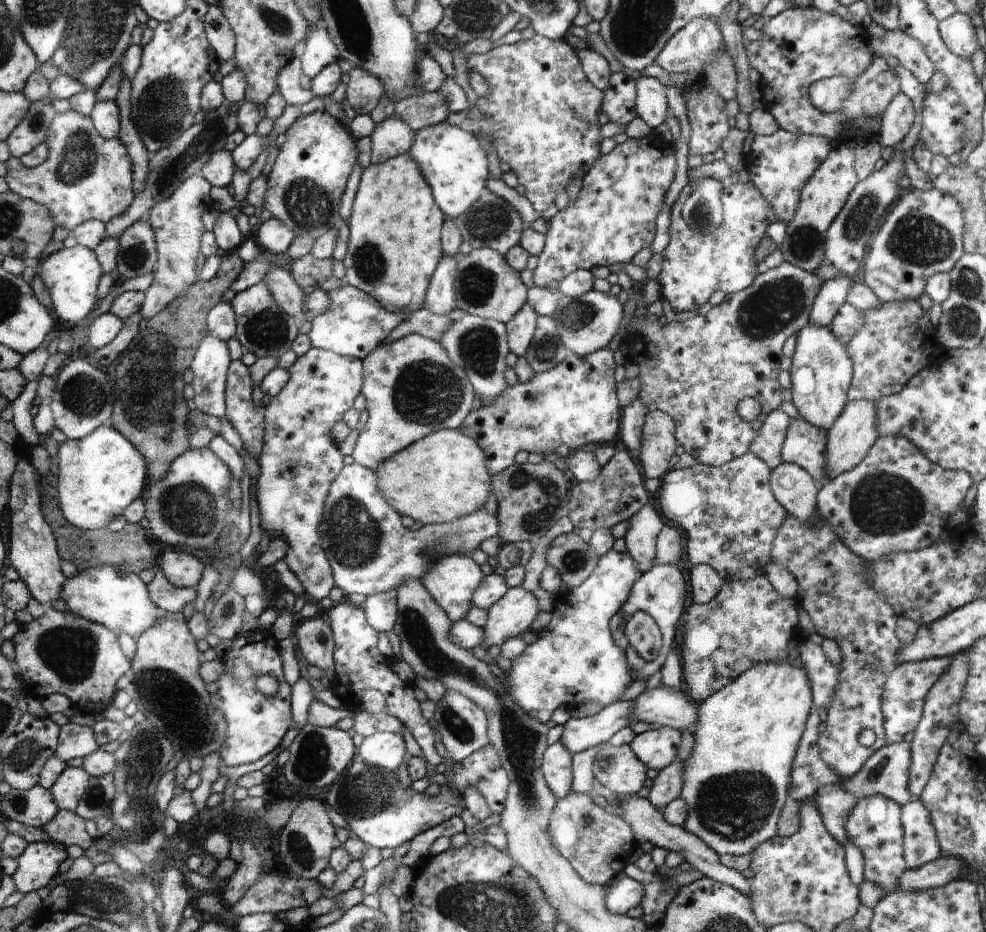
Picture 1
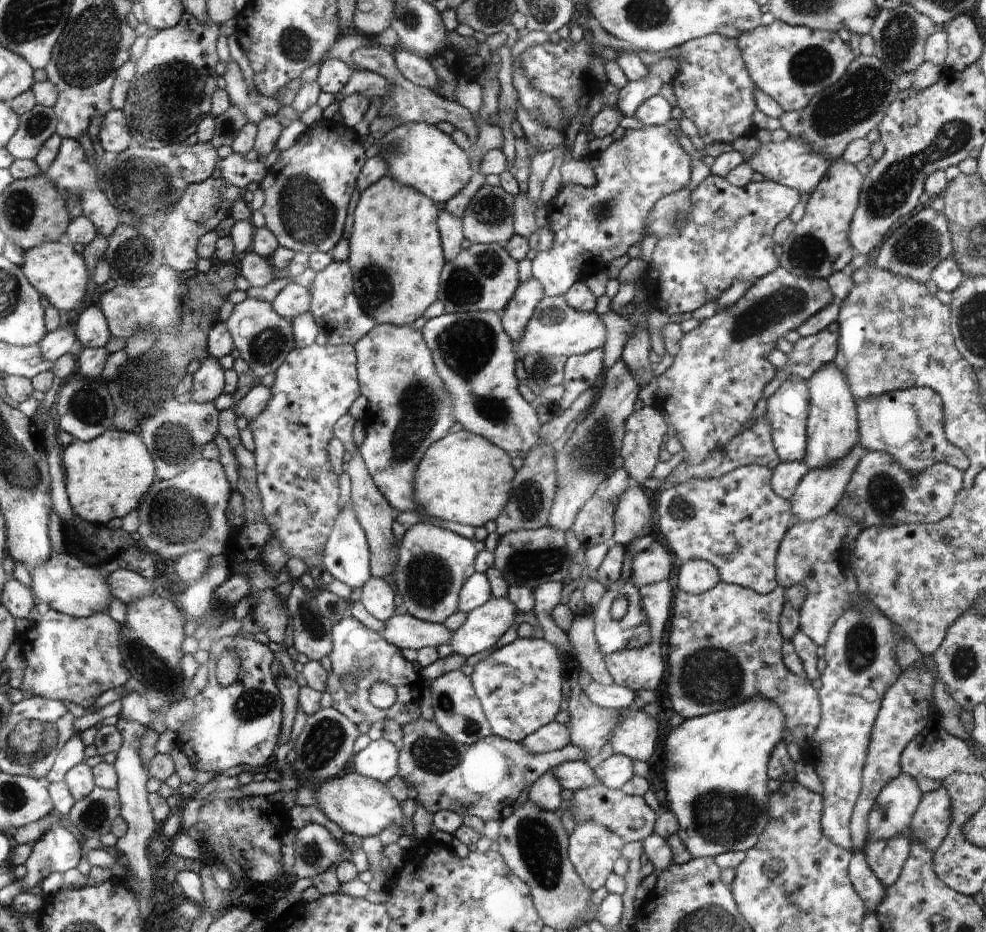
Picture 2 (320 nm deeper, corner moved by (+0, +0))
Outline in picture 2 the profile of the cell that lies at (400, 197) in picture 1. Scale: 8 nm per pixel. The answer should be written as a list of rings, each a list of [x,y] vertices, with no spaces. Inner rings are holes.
[[[389,174],[380,178],[375,184],[370,184],[366,190],[360,193],[358,205],[356,209],[352,210],[353,232],[348,240],[349,259],[347,262],[352,270],[354,294],[358,298],[358,303],[362,311],[366,312],[368,316],[372,316],[377,324],[387,323],[394,324],[395,326],[413,325],[414,320],[423,316],[424,310],[438,298],[438,290],[440,290],[438,284],[440,284],[442,266],[445,266],[446,262],[444,262],[445,254],[442,254],[444,244],[440,244],[441,234],[436,214],[438,214],[438,208],[434,206],[434,202],[428,196],[421,194],[420,191],[416,191],[412,186],[408,186],[408,184],[398,182],[397,179],[394,179]]]

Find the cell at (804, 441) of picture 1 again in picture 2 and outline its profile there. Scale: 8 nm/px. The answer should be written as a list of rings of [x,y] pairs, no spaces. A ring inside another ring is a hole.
[[[783,378],[782,386],[767,399],[765,416],[770,422],[773,444],[781,462],[802,462],[806,456],[806,448],[808,448],[806,420],[808,420],[808,402],[810,402],[808,394],[810,394],[808,382],[802,379],[798,382],[791,382],[787,378]]]

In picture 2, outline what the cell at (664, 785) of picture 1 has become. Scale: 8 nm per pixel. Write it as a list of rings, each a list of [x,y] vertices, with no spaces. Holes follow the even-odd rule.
[[[601,783],[594,784],[592,788],[578,790],[571,802],[570,810],[575,822],[600,822],[602,826],[624,838],[626,843],[643,841],[651,836],[656,828],[658,814],[646,804],[643,797],[622,794],[620,789],[610,789]]]

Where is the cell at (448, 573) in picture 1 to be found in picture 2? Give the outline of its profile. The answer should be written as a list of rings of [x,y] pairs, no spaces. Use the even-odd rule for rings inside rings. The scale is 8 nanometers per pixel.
[[[418,522],[406,531],[399,547],[400,560],[393,580],[398,587],[401,610],[422,621],[443,624],[460,609],[461,590],[474,574],[476,548],[472,540]]]

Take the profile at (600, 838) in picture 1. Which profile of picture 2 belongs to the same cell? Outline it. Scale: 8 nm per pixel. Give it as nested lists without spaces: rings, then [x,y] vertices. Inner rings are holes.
[[[575,822],[572,832],[570,832],[569,860],[577,870],[577,874],[581,875],[585,886],[590,890],[598,890],[604,886],[614,862],[620,858],[620,848],[622,848],[622,838],[618,834],[614,834],[608,827],[602,826],[600,822]]]

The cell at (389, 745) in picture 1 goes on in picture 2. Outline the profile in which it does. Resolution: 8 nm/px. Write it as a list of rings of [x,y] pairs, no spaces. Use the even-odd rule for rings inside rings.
[[[388,740],[372,741],[354,757],[356,772],[380,782],[382,786],[400,774],[400,750]]]

